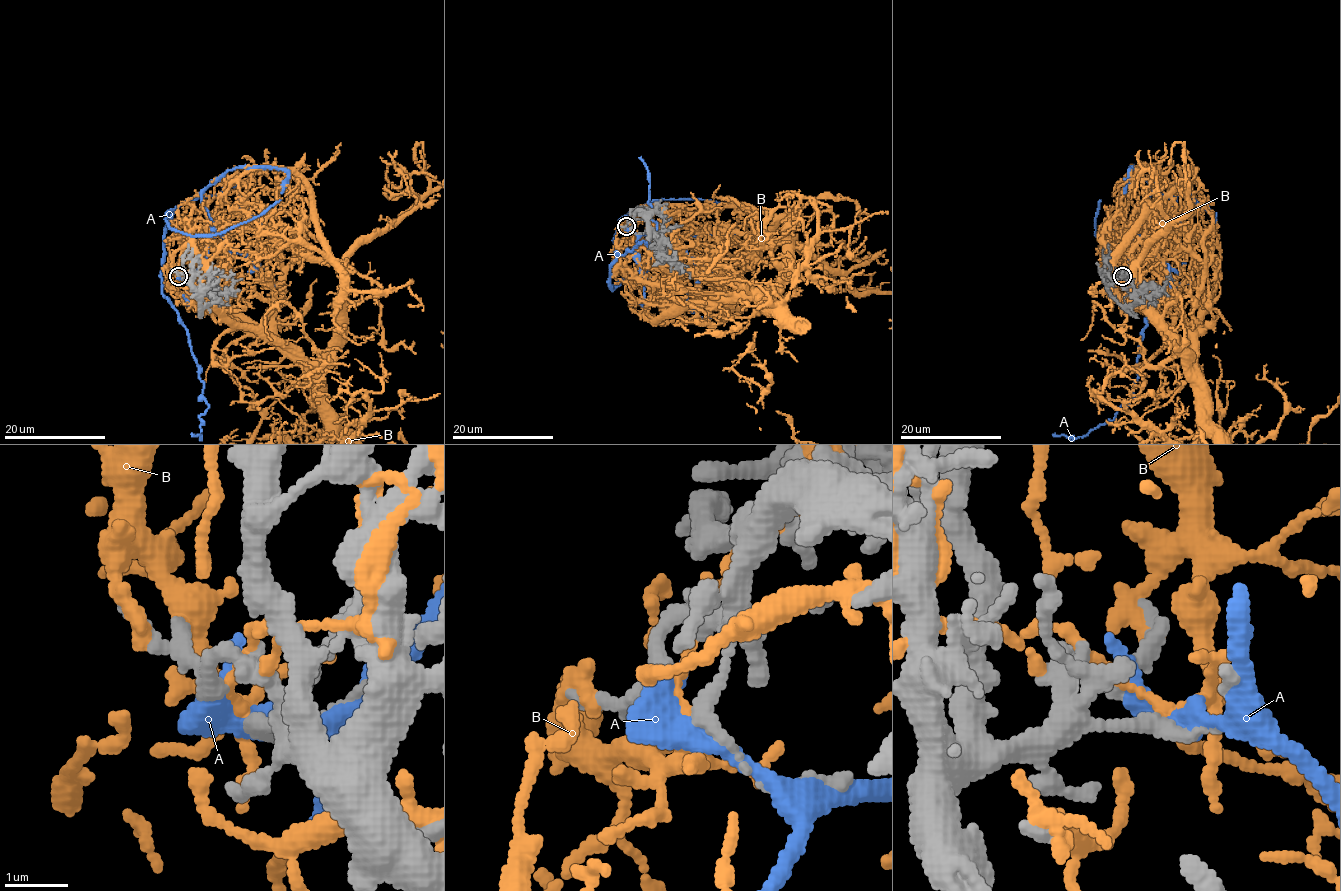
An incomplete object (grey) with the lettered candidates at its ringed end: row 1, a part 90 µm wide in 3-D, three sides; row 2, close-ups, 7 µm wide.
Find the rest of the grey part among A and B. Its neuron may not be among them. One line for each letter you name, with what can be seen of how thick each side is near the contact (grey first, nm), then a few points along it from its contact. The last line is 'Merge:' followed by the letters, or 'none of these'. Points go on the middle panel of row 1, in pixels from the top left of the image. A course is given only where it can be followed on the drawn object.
Merge: none of these

